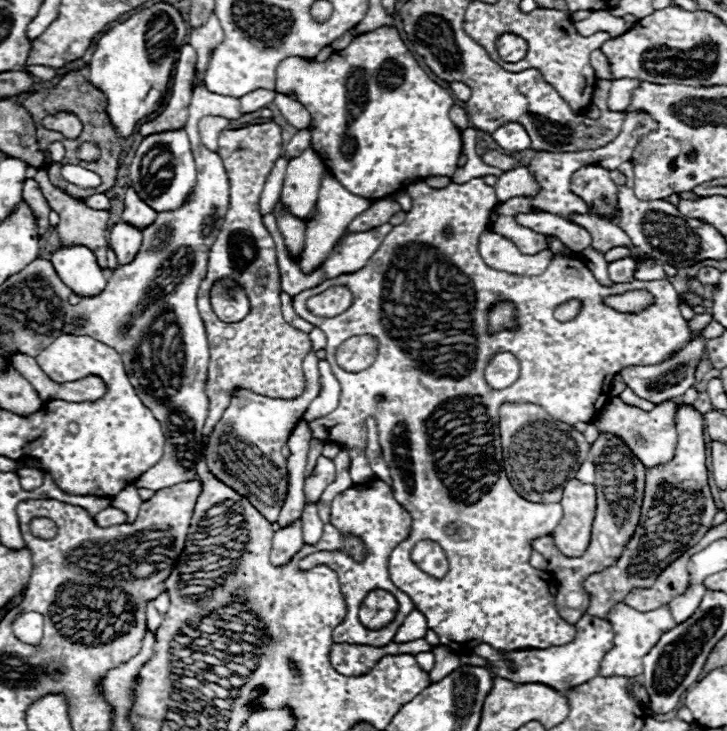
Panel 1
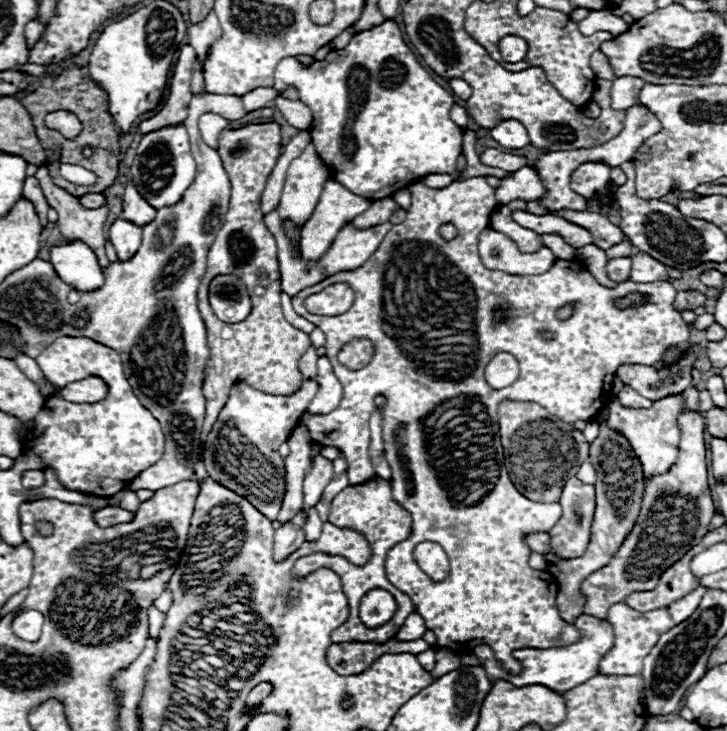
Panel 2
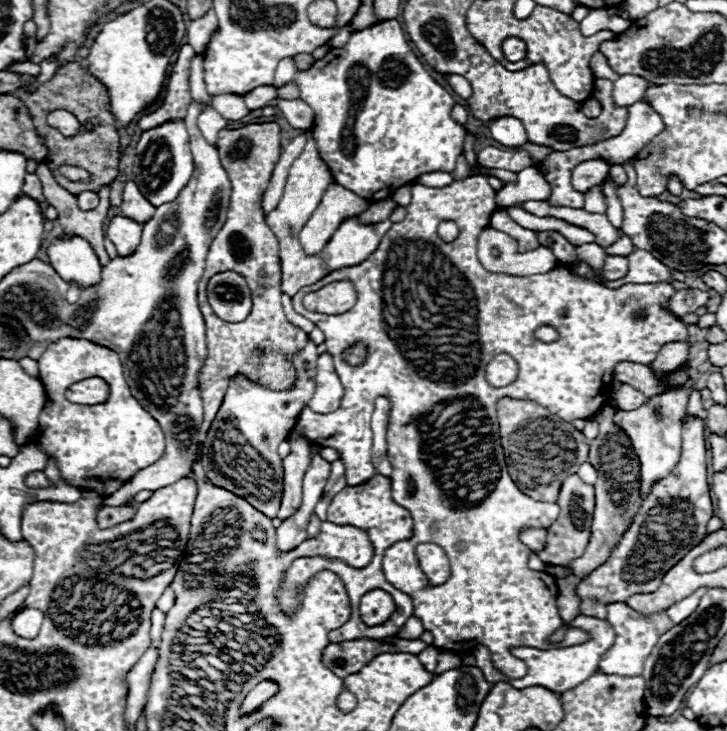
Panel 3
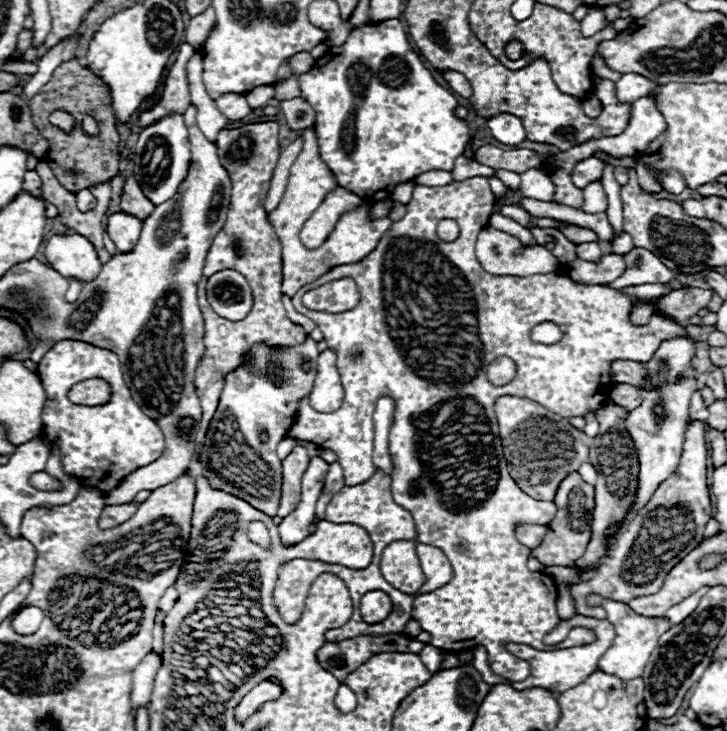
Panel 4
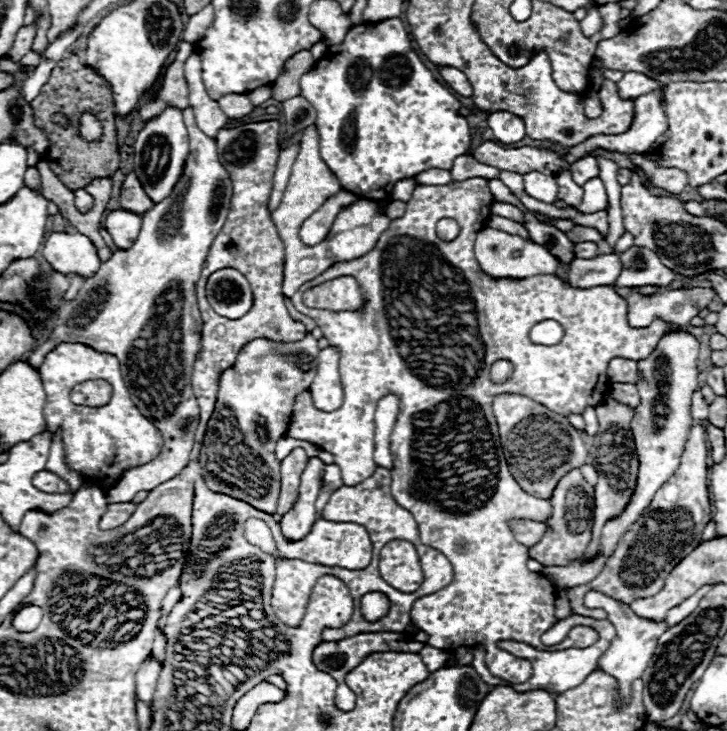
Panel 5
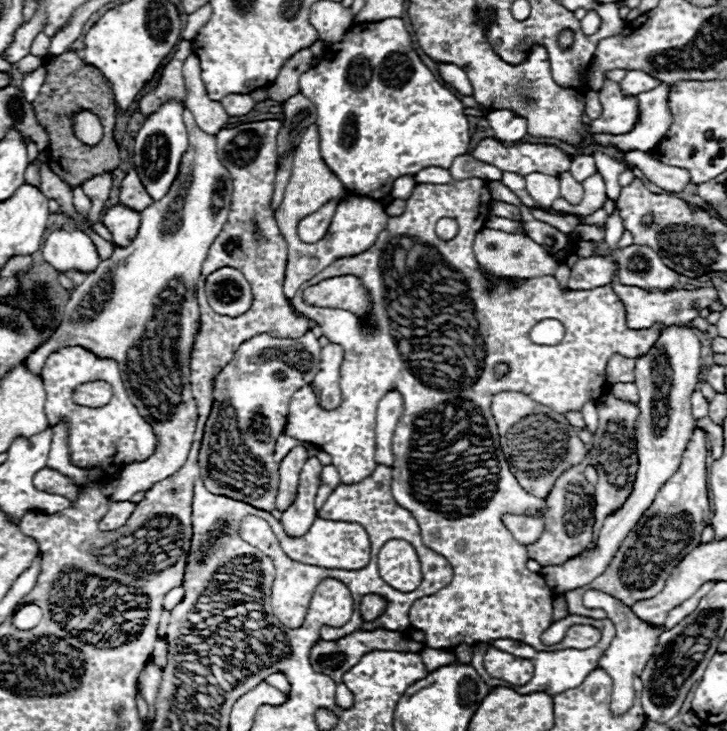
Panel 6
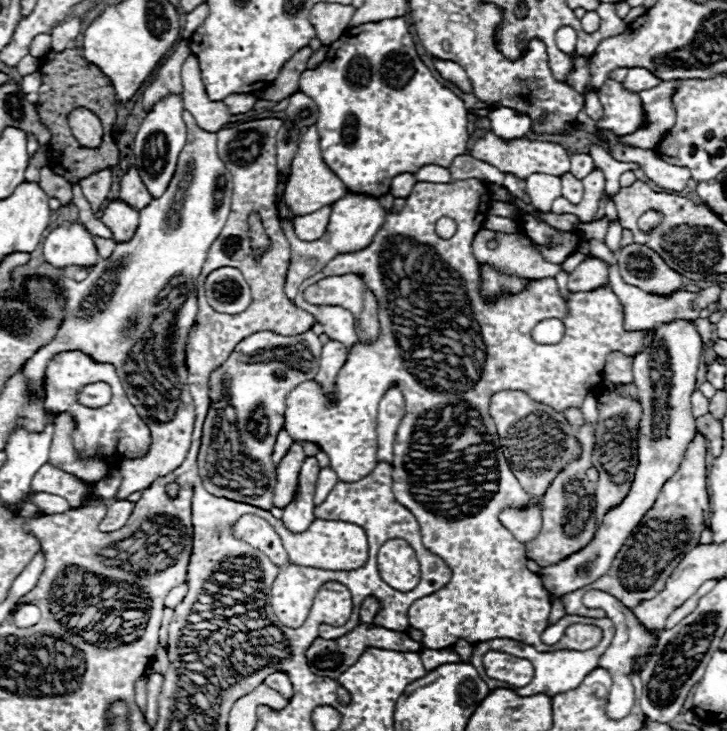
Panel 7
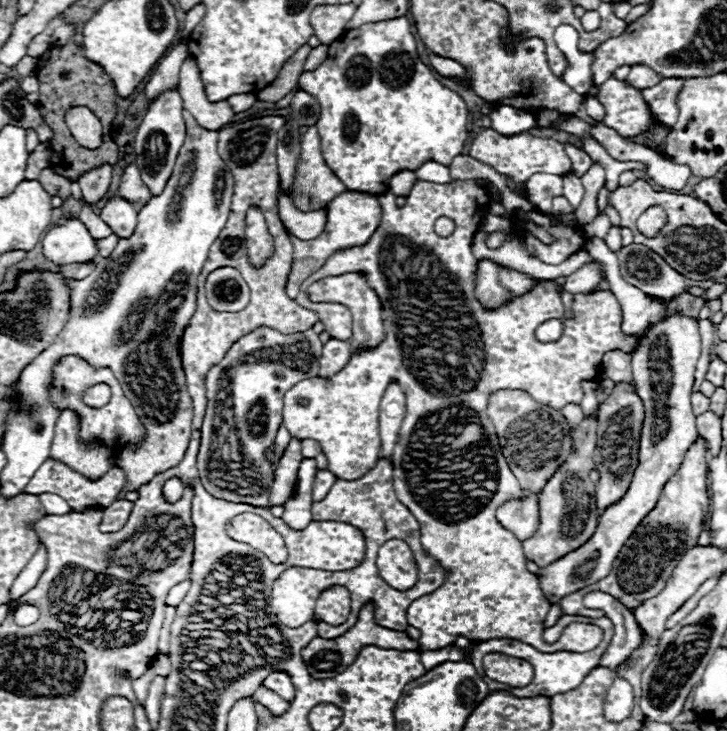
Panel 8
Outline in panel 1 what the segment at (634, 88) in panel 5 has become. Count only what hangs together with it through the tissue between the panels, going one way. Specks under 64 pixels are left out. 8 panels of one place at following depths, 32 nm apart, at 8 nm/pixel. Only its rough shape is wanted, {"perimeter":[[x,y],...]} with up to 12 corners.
{"perimeter":[[612,80],[608,108],[622,112],[630,106],[638,80]]}

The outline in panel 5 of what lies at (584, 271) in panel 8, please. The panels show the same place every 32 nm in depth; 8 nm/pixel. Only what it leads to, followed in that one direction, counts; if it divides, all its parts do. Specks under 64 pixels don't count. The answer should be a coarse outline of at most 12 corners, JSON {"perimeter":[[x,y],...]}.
{"perimeter":[[616,254],[572,260],[572,284],[612,284],[622,272]]}

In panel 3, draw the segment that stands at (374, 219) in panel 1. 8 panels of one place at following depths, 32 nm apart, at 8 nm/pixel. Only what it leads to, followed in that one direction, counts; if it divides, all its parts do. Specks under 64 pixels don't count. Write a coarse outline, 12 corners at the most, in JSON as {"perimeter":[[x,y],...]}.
{"perimeter":[[378,200],[360,214],[360,224],[388,220],[398,204]]}

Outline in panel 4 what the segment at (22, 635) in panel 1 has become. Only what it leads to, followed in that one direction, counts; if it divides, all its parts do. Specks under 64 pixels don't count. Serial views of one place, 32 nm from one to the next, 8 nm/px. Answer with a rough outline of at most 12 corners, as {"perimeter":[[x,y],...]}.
{"perimeter":[[20,608],[12,628],[22,636],[38,630],[44,612],[40,608]]}

